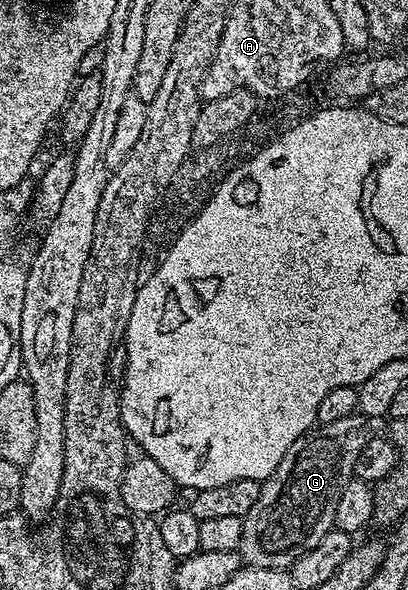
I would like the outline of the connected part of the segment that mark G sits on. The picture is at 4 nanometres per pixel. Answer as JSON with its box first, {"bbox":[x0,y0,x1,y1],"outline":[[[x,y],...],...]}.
{"bbox":[239,412,370,570],"outline":[[[357,412],[334,424],[317,425],[290,444],[282,464],[264,479],[254,508],[244,517],[239,551],[247,565],[288,570],[333,530],[338,496],[354,477],[356,461],[370,437],[367,425],[364,415]]]}

